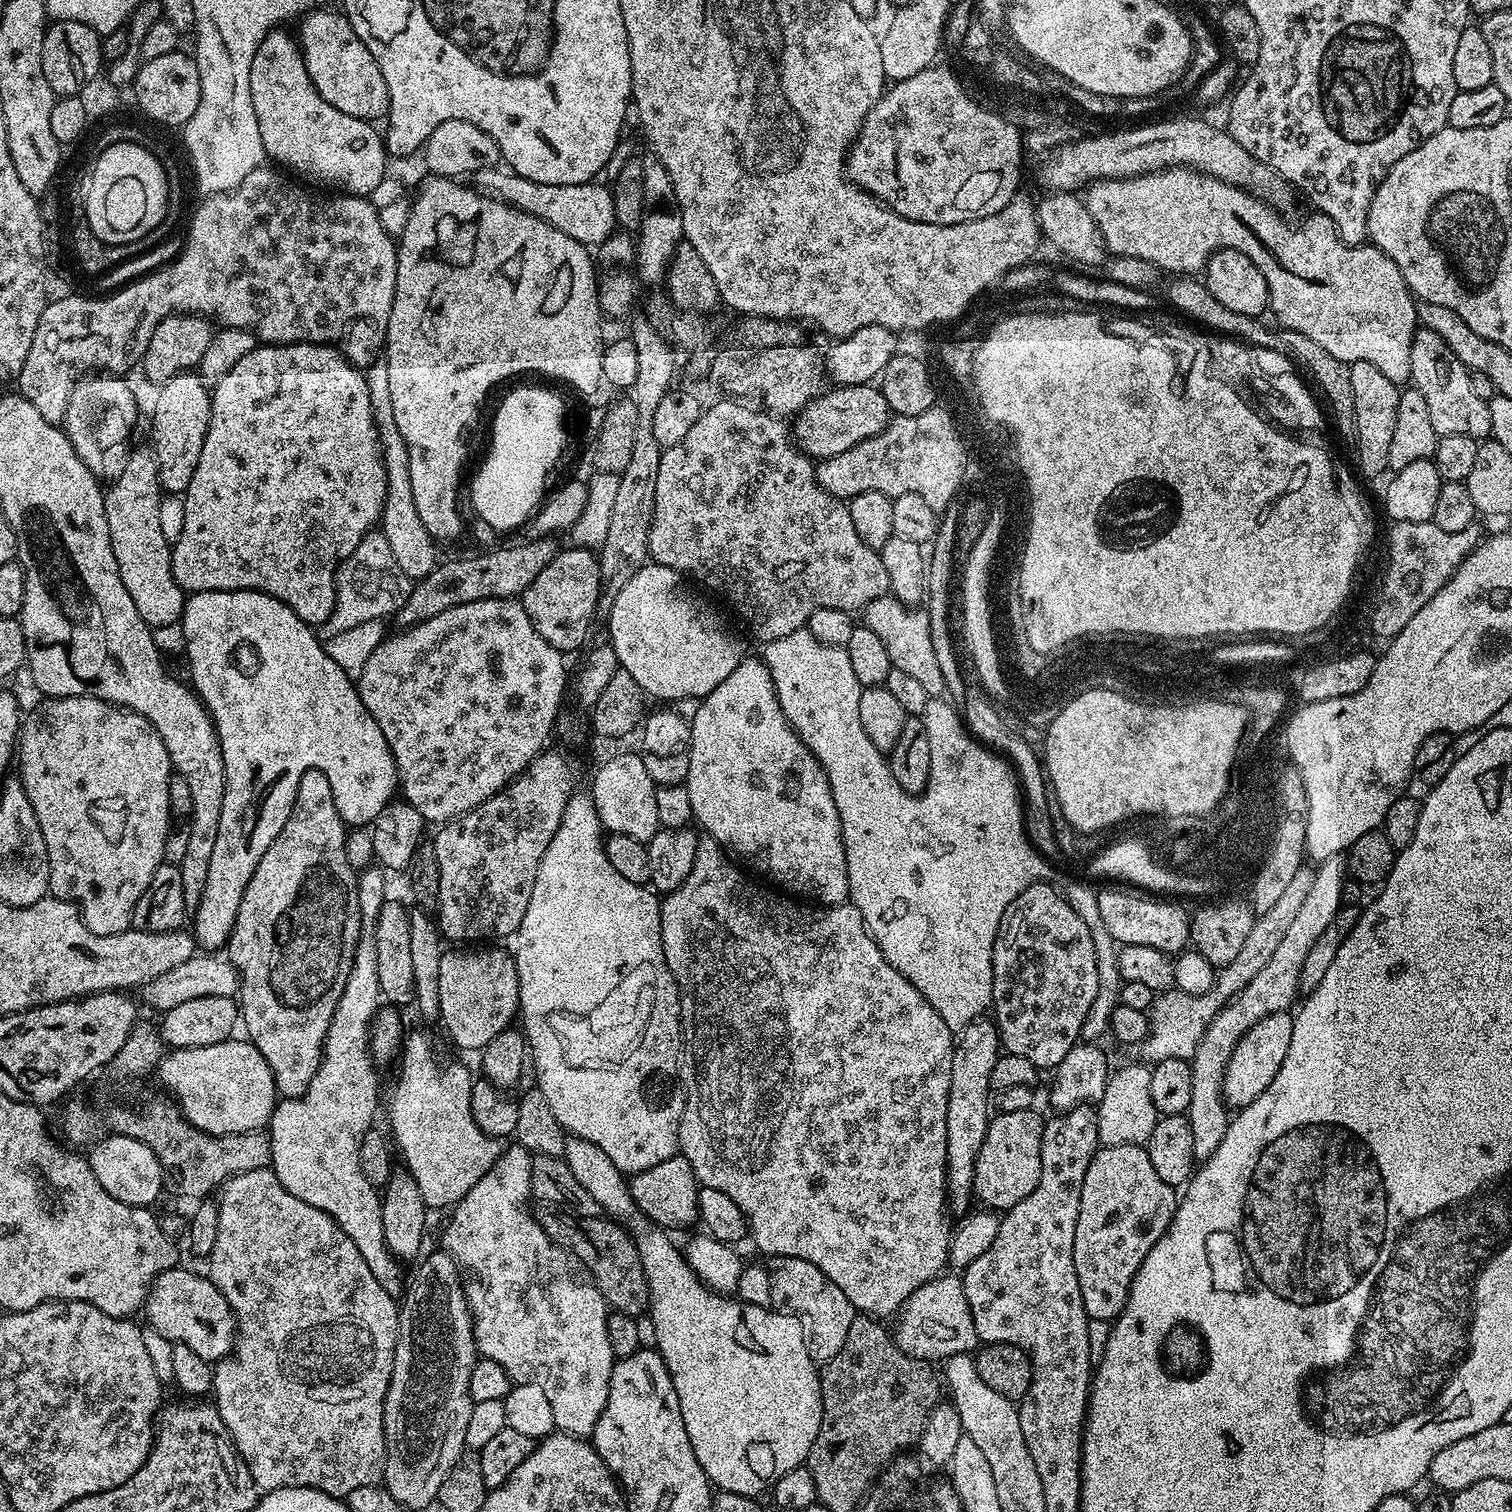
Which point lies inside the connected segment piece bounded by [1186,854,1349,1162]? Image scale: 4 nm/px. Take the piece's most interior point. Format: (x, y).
(1274, 989)

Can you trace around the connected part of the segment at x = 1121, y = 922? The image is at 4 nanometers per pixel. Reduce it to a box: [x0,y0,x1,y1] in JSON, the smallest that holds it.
[1096,886,1190,954]

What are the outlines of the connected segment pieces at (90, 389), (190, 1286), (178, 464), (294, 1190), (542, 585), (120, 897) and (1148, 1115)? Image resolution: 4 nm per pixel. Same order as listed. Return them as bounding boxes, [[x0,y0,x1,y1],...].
[[63,374,136,478],[143,1266,236,1362],[152,371,212,494],[266,866,406,1298],[522,546,600,654],[18,696,174,934],[1095,1063,1158,1146]]

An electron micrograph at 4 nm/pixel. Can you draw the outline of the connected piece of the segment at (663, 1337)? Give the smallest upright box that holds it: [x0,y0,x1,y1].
[562,1135,822,1497]

